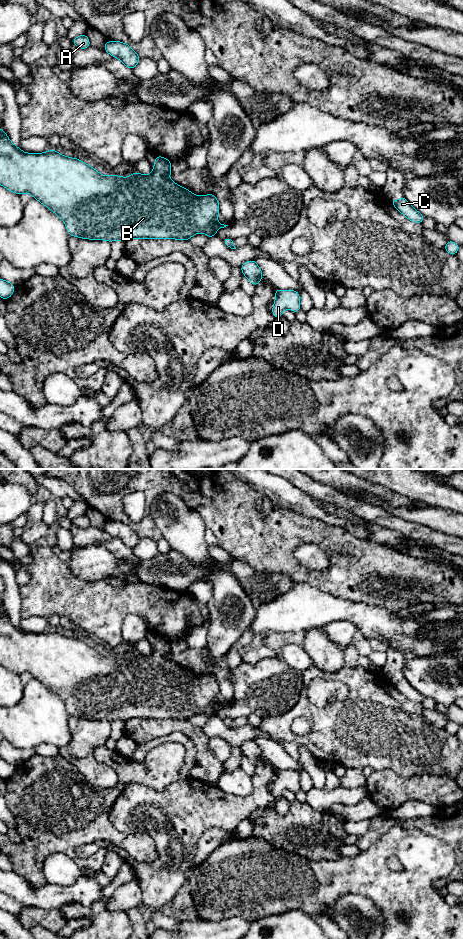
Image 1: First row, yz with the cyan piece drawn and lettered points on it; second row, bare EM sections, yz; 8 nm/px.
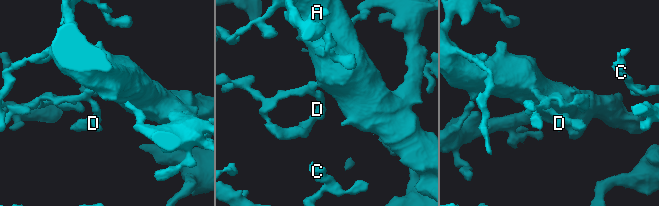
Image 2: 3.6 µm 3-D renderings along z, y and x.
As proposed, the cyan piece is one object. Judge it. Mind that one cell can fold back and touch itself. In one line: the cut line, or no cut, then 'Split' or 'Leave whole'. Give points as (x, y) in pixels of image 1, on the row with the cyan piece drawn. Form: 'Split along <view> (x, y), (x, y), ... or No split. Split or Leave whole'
No split. Leave whole

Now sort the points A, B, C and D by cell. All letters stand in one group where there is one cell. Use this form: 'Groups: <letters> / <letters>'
Groups: A B C D

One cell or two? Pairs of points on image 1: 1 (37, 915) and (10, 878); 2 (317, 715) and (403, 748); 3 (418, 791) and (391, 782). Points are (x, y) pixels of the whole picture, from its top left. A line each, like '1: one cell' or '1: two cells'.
1: two cells
2: one cell
3: one cell

